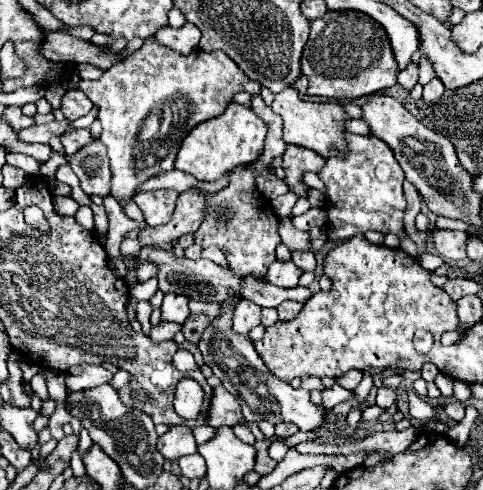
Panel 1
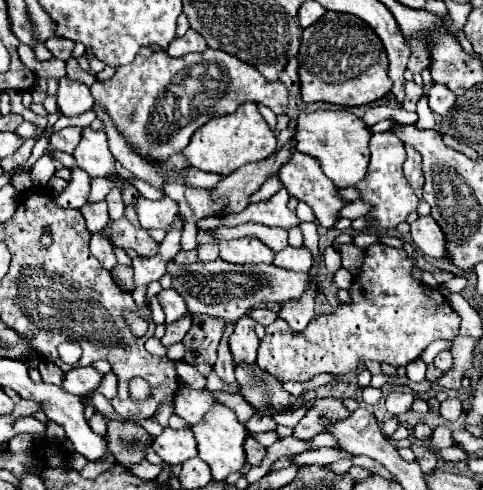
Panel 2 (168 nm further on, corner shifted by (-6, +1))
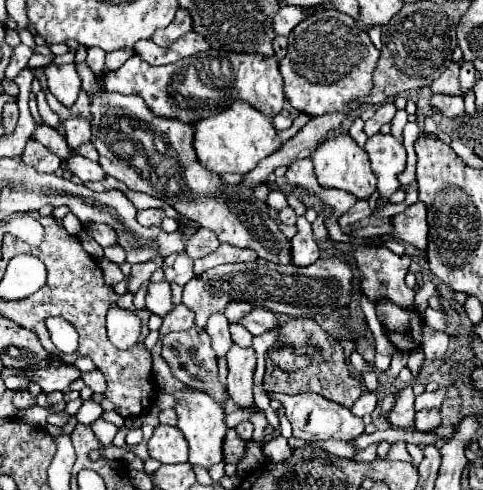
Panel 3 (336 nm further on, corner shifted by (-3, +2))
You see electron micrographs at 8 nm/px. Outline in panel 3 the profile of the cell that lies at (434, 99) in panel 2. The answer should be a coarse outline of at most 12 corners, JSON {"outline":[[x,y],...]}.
{"outline":[[434,94],[430,104],[444,116],[464,112],[462,96]]}

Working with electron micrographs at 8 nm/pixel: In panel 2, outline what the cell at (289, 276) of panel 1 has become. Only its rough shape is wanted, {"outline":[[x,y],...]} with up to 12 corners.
{"outline":[[307,247],[275,253],[277,267],[309,271],[313,255]]}

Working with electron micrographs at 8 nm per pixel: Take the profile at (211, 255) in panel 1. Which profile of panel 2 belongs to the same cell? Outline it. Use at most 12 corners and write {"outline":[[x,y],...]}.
{"outline":[[217,243],[197,245],[201,261],[213,261],[219,257]]}

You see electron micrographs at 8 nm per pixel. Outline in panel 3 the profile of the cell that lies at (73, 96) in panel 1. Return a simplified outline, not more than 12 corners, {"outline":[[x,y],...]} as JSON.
{"outline":[[50,64],[48,90],[72,108],[80,94],[74,64]]}

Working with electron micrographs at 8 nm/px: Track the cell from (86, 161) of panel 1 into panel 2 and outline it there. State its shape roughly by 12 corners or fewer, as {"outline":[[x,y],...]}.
{"outline":[[81,129],[73,157],[89,177],[115,169],[105,133]]}

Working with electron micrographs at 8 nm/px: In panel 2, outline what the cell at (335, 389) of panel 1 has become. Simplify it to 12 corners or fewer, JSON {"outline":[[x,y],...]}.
{"outline":[[312,399],[291,412],[277,412],[273,419],[277,424],[294,427],[313,404]]}

